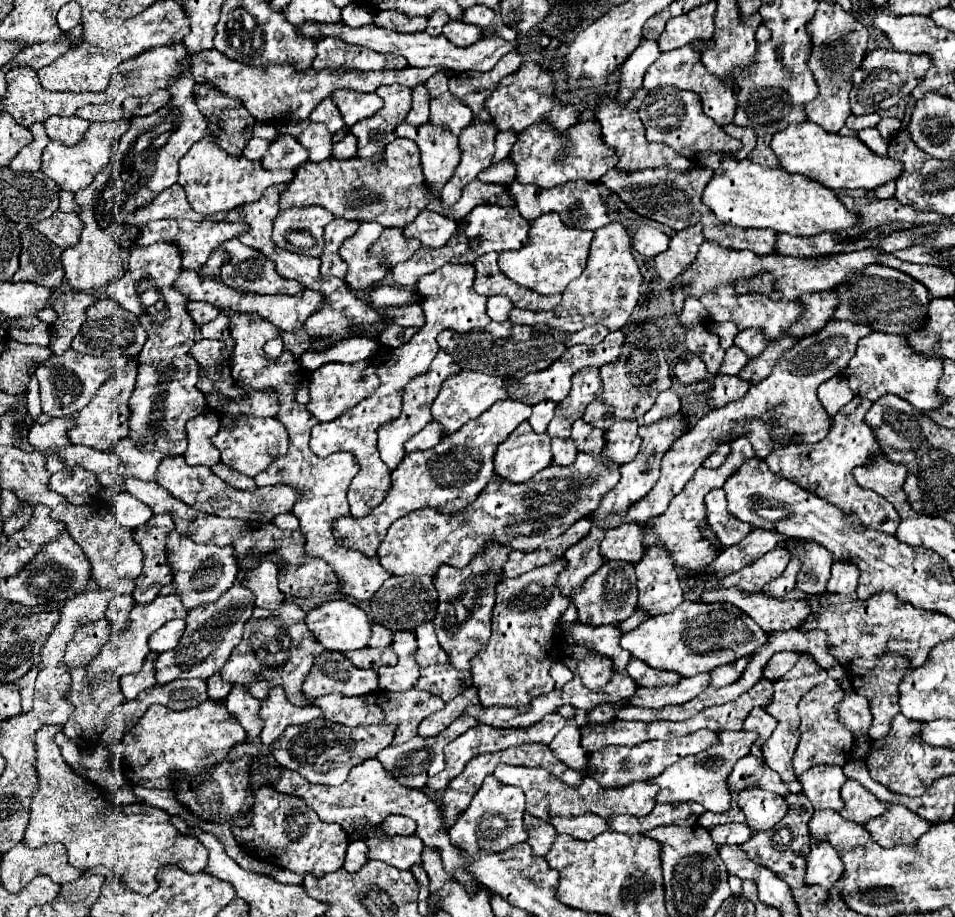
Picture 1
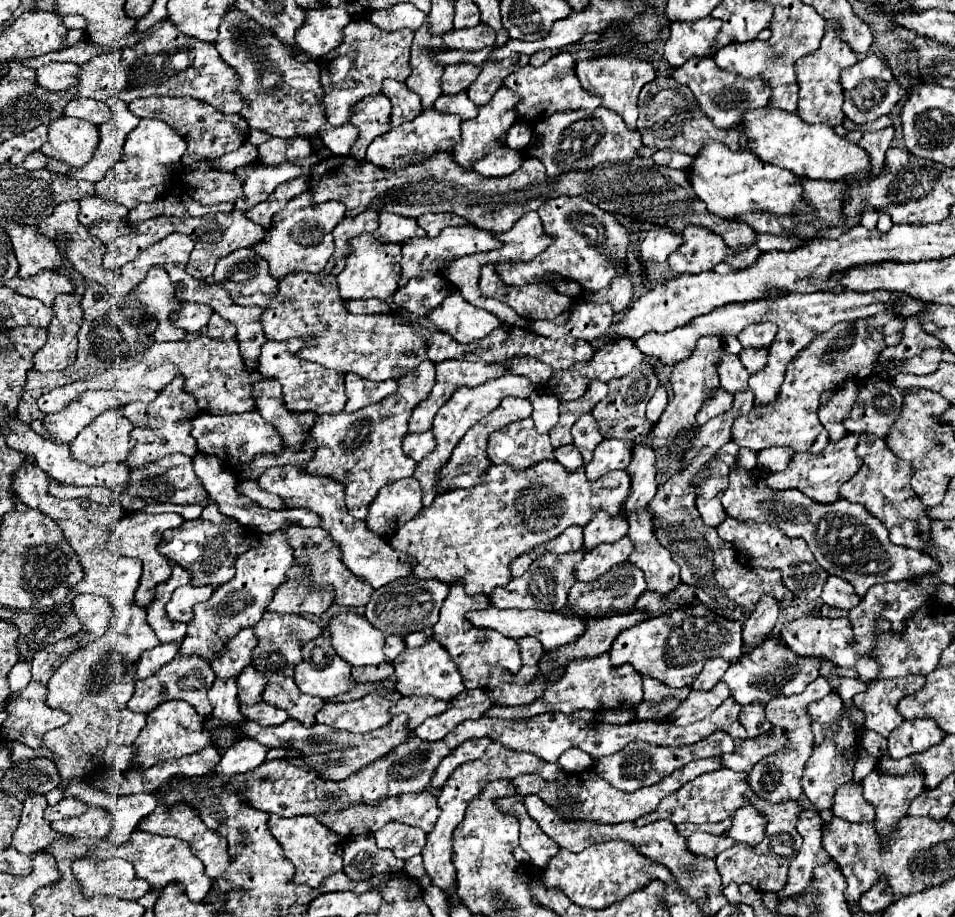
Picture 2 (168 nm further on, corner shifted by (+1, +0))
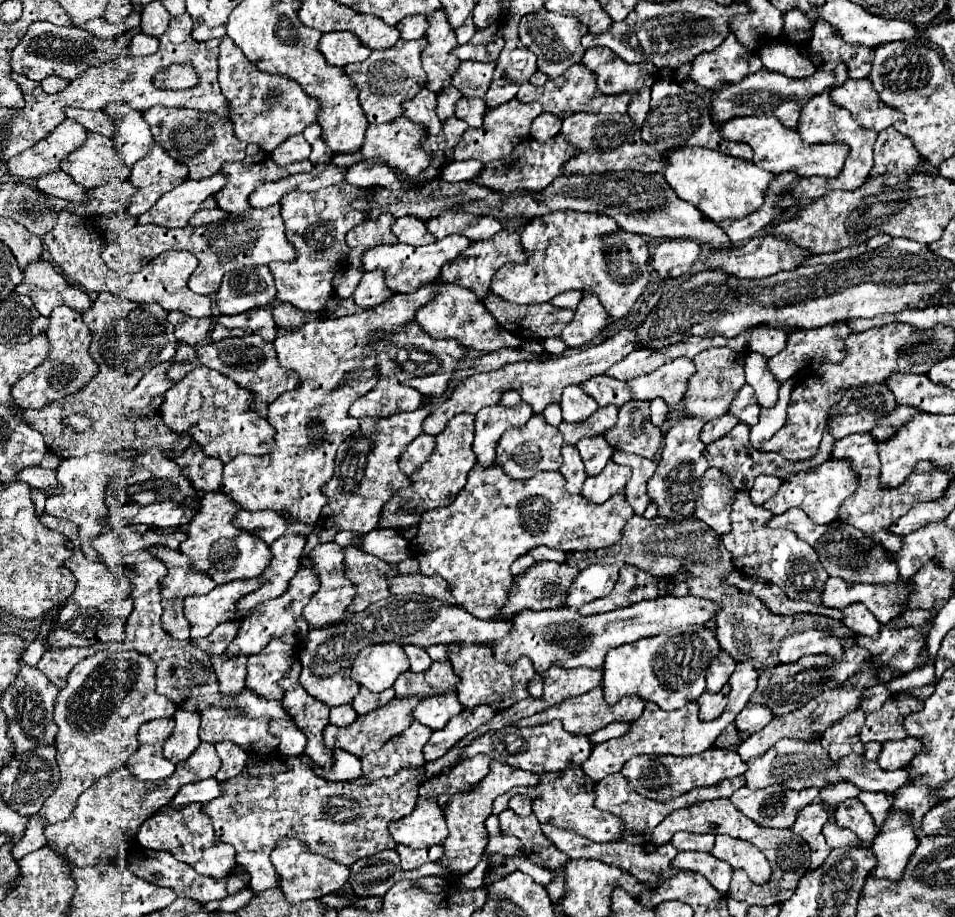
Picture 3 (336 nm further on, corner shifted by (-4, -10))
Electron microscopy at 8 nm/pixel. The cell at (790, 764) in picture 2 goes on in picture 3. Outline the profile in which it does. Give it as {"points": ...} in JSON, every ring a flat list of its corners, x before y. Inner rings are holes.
{"points":[[766,786,762,790,738,788,730,800,760,826,790,828,798,812,818,798,818,790,786,790,786,786]]}

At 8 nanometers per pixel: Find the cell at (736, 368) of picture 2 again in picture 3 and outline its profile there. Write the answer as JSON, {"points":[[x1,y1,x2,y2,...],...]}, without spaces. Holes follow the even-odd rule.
{"points":[[744,384,742,390,738,390,732,406,730,406,730,414,734,414,740,422,754,426,758,422,758,412,760,412,760,404,756,402,754,396,754,388]]}

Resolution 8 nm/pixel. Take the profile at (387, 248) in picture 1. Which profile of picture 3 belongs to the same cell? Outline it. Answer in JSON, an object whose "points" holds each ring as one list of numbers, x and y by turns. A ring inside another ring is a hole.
{"points":[[404,216,398,218,396,224,392,226,398,242,404,244,414,244,414,246,424,246,424,244,434,244,434,236,426,230,426,222,414,218,414,216]]}

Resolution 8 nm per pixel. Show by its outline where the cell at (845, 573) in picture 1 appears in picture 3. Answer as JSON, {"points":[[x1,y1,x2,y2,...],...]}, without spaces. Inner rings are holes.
{"points":[[856,602,854,606,846,606,846,610,842,610,844,618,842,622,856,634,866,634,866,636,878,636,880,630,880,622,874,618,874,614,870,614,870,610,866,606,862,606,860,602]]}

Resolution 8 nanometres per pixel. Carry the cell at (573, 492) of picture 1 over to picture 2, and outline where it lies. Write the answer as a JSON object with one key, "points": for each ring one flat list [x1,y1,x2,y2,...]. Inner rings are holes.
{"points":[[543,460,541,464,525,470,491,464,477,486,455,488,439,494,429,508,423,508,413,520,409,520,405,526,401,526,401,530,397,530,397,534,391,538,391,546,417,560,417,578,437,578,447,584,459,582,467,588,469,596,489,596,497,586,505,586,511,580,509,562,513,562,519,554,561,536,569,526,585,528,599,510,605,510,609,516,617,516,629,496,629,488,631,480,625,470,609,472,601,476,601,480,589,482,585,478,585,470,571,474,565,472,561,464,551,460]]}

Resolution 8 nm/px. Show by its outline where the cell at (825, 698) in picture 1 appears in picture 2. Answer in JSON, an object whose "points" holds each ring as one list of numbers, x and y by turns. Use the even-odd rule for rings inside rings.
{"points":[[829,694,823,700,817,700,809,706,809,714,813,718,813,734,815,734,815,744,821,744,821,732,823,728,837,728,837,716,841,714,843,702,839,698,839,694]]}

